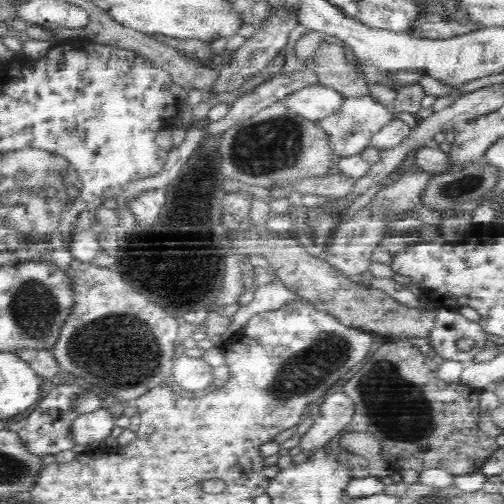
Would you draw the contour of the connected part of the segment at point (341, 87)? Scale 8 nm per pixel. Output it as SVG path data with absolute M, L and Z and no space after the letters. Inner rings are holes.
M324 42L310 61L326 87L332 87L343 97L370 97L366 79L348 66L345 56L342 46Z

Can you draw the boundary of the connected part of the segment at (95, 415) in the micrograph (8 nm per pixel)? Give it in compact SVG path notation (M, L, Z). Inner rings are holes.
M104 406L77 416L69 427L69 438L74 446L84 445L93 448L97 442L110 438L114 428L113 416Z

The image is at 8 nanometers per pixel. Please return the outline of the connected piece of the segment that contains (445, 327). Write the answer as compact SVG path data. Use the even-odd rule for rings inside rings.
M438 307L434 311L433 319L432 328L426 334L428 346L445 361L472 361L476 354L486 348L488 333L479 322L470 321L458 311L444 307ZM460 338L472 338L475 340L475 347L469 352L458 349L456 342Z

